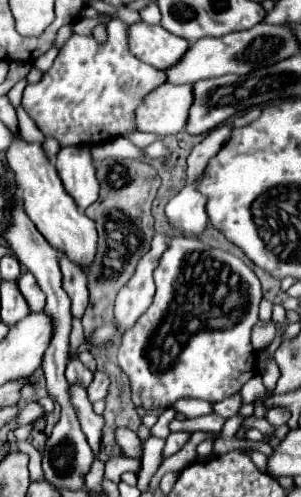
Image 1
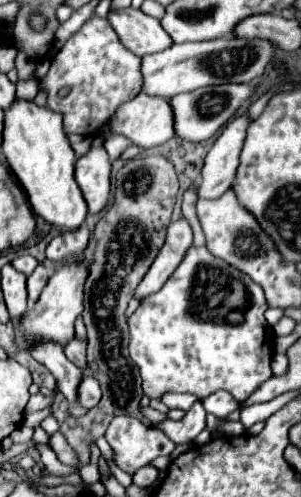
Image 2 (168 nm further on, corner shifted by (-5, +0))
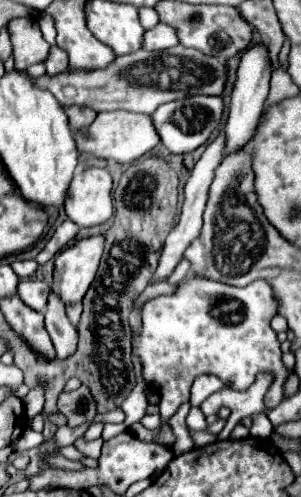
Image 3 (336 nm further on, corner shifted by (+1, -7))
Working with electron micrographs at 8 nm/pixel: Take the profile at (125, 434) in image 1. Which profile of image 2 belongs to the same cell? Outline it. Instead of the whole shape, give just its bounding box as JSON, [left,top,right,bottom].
[106,415,176,475]

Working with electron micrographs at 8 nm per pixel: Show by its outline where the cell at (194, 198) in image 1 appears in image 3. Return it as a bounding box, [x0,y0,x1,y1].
[226,44,272,154]

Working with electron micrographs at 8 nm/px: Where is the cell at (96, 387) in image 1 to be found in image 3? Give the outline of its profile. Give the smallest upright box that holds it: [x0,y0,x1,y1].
[58,384,96,428]

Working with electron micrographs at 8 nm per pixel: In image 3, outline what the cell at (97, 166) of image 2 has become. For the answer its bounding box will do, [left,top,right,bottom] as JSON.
[64,168,114,228]

